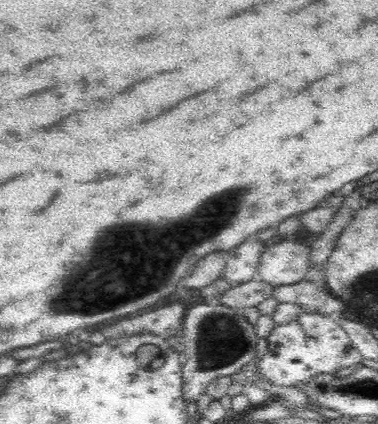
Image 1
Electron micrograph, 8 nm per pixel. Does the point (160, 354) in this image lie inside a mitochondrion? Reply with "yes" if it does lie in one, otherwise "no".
no

